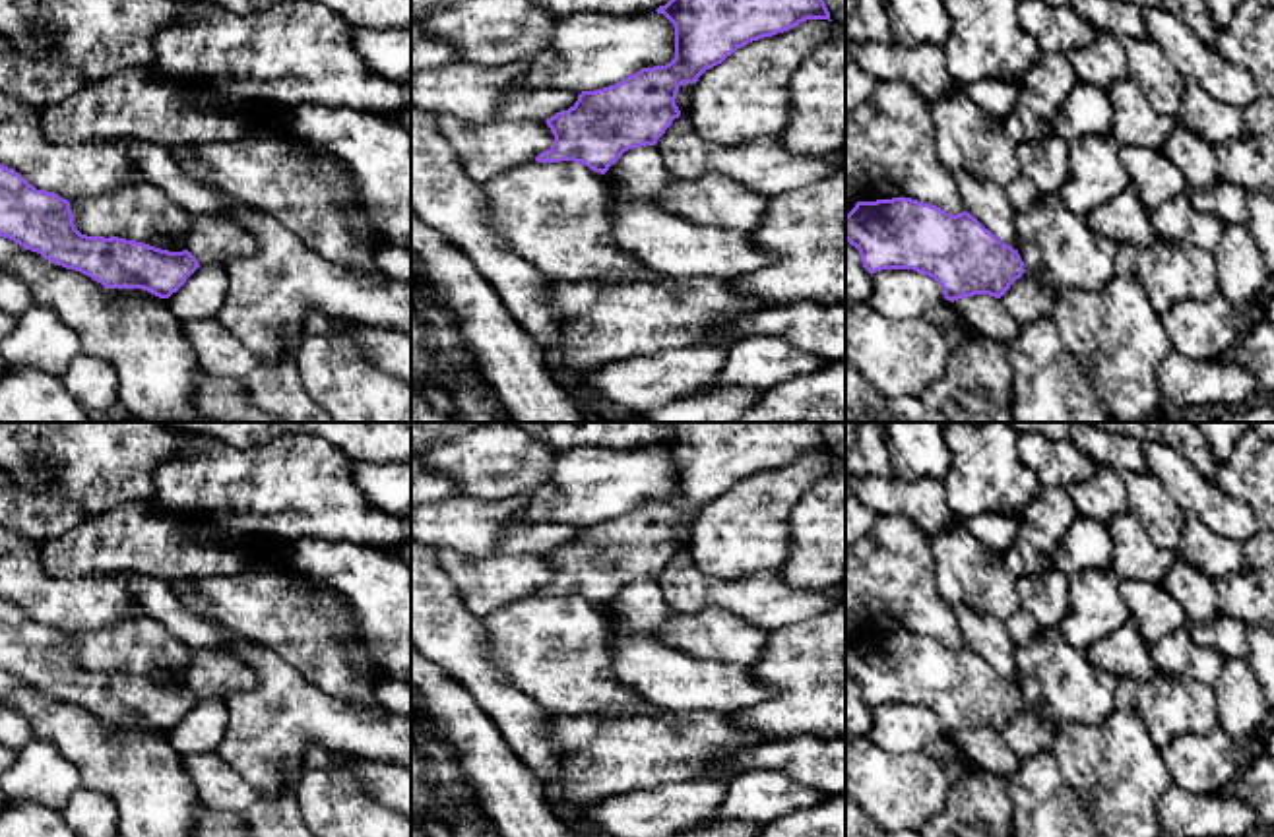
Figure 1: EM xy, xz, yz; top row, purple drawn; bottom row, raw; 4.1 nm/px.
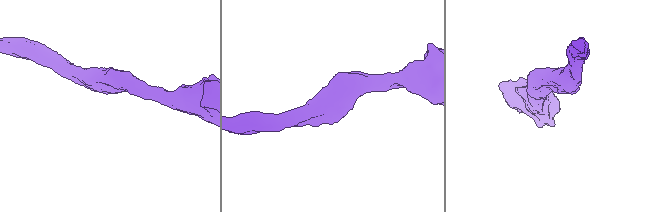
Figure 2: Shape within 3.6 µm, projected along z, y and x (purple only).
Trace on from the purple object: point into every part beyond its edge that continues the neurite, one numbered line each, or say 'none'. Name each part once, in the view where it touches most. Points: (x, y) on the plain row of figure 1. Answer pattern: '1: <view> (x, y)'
none

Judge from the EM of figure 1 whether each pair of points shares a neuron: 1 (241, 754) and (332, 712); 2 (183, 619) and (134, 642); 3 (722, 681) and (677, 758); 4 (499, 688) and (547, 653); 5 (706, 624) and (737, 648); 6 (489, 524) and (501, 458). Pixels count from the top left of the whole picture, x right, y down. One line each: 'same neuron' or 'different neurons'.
1: same neuron
2: different neurons
3: different neurons
4: different neurons
5: same neuron
6: different neurons

